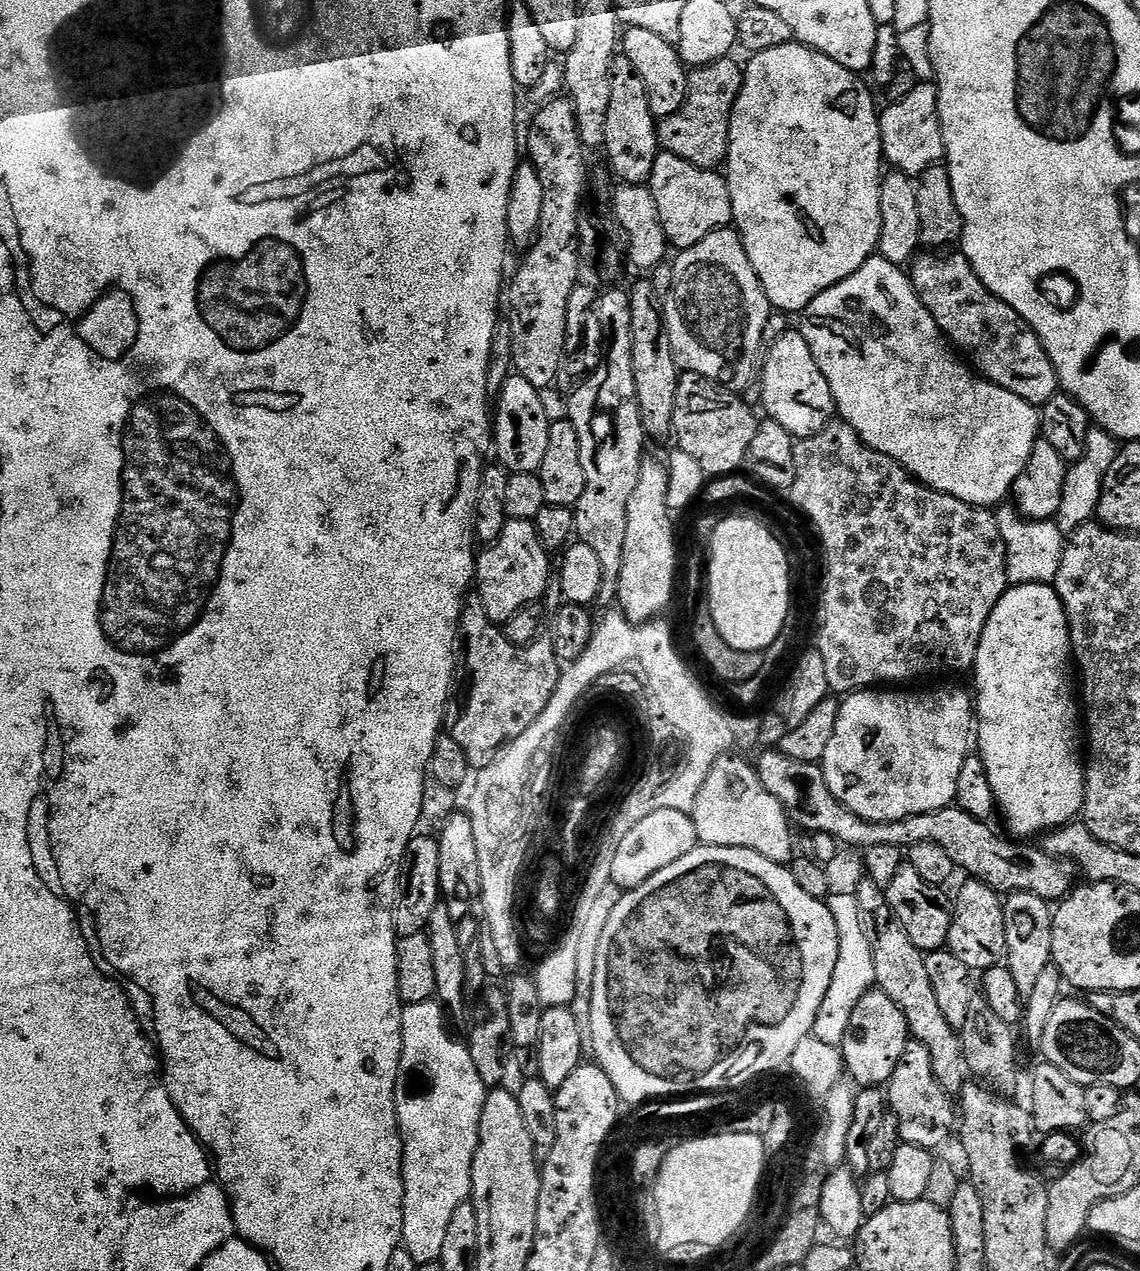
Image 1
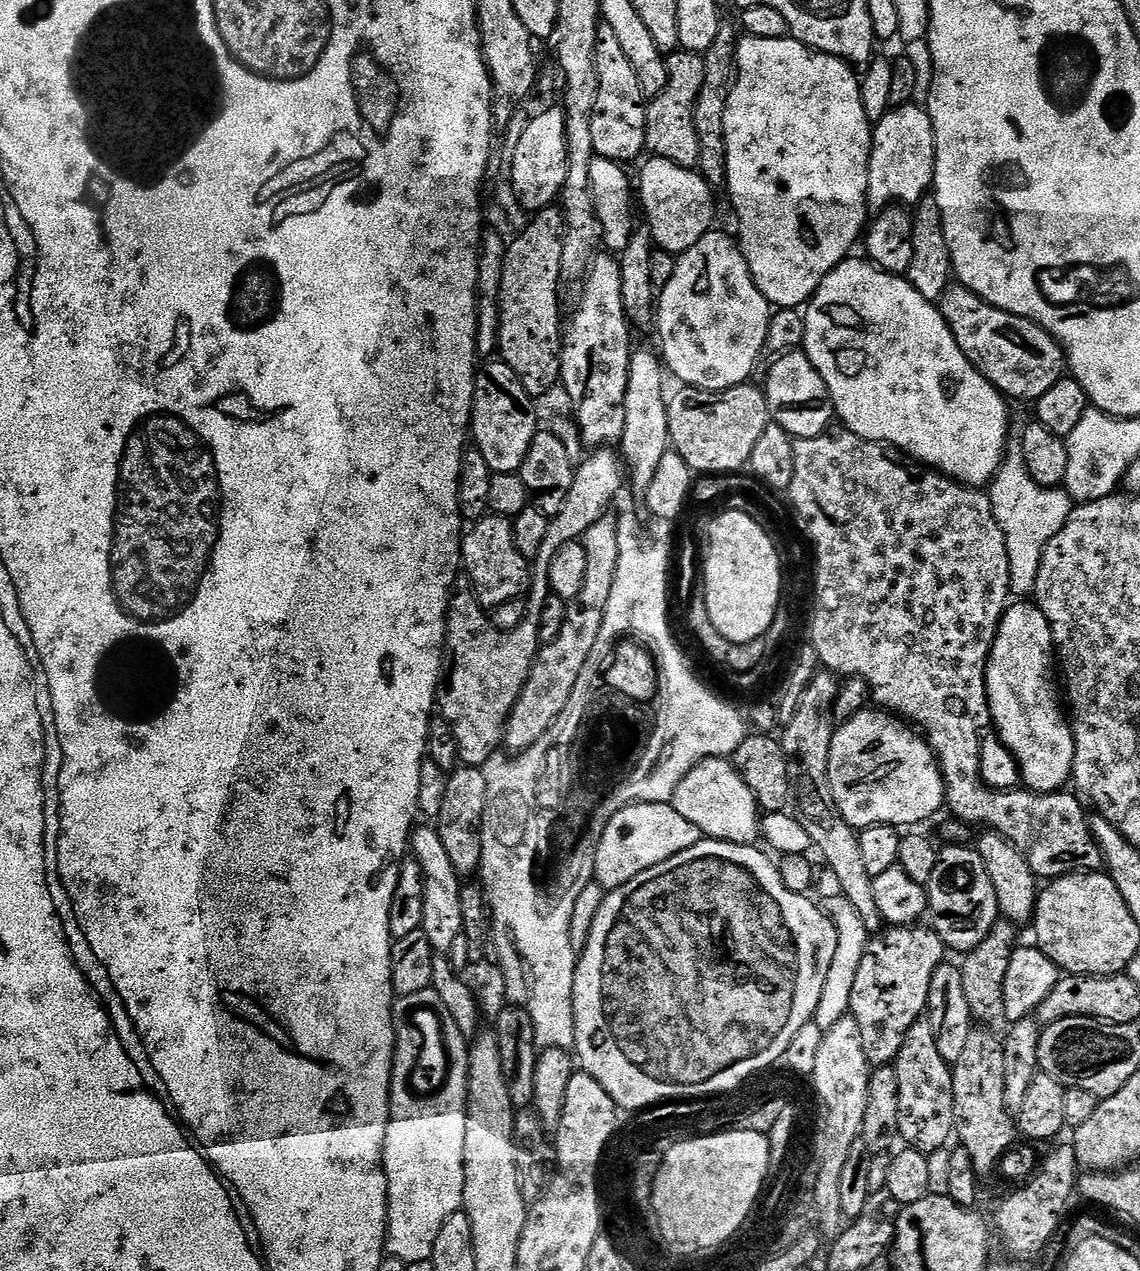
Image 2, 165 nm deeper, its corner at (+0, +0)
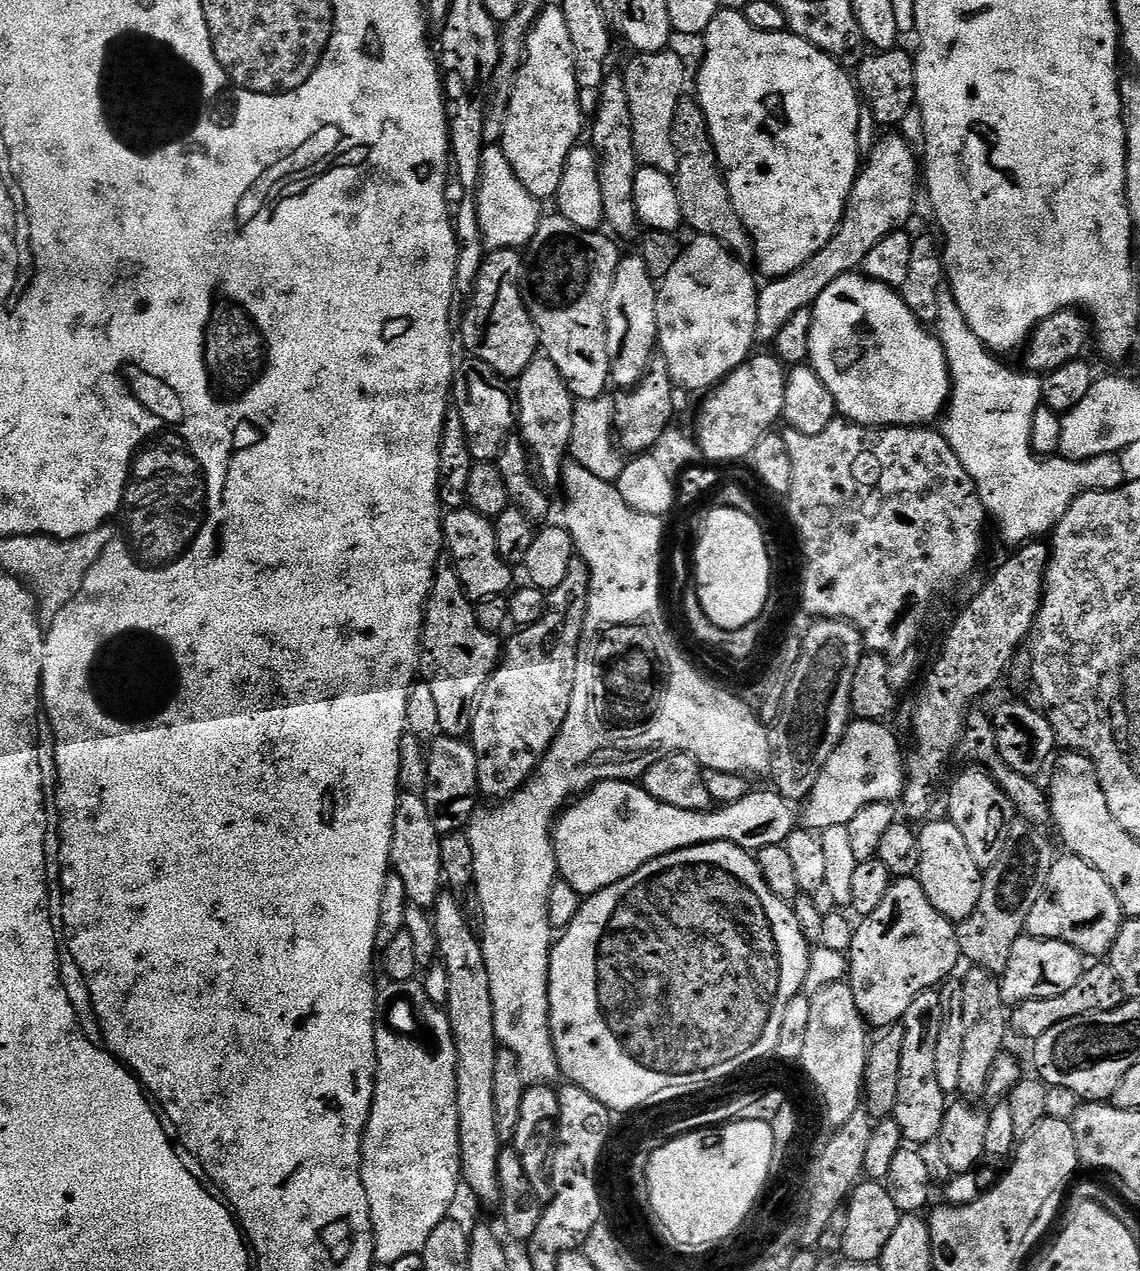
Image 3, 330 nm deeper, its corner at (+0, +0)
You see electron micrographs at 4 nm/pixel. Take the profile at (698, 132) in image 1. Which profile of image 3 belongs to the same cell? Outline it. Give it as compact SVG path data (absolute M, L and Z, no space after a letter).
M660 54L655 57L656 68L653 72L632 72L624 76L628 87L628 101L634 130L634 150L636 159L645 168L657 168L662 172L675 174L678 170L676 147L672 137L672 115L676 113L677 97L684 88L684 72L676 68L680 60L676 56Z

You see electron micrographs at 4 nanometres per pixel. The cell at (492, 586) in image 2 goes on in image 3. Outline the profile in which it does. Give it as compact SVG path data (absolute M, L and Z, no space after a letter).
M468 506L449 511L444 516L444 543L447 555L452 555L451 563L460 579L460 586L469 600L479 602L500 598L513 591L513 569L498 554L496 526L489 517L472 511Z

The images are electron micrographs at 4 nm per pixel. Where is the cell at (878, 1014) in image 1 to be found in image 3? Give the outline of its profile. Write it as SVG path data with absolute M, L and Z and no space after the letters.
M916 876L893 879L882 906L878 906L874 914L863 917L859 923L856 933L851 933L851 947L846 952L846 980L852 985L854 1002L865 1021L873 1029L888 1030L903 1021L906 1010L910 1010L912 1003L929 991L927 988L935 989L943 985L955 973L952 971L962 964L960 939L956 937L957 925L934 910L930 898L926 898L926 890L922 890Z

